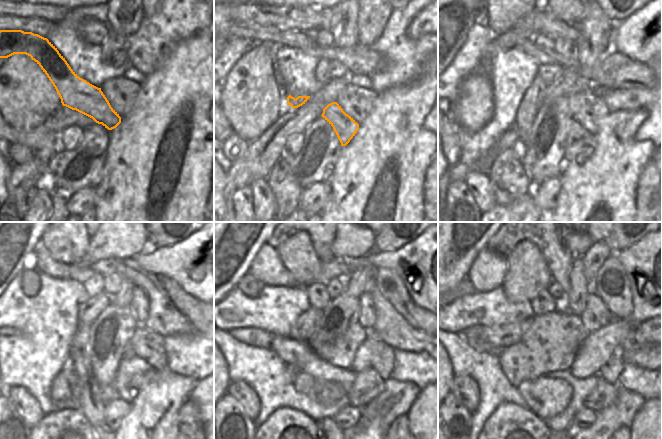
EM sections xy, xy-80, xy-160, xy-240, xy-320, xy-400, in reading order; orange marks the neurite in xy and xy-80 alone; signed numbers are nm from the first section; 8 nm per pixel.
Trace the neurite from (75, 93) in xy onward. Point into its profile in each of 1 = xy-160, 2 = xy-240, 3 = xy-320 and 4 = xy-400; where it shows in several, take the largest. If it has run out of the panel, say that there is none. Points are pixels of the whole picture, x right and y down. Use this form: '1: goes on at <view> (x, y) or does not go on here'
1: goes on at xy-160 (576, 132)
2: goes on at xy-240 (133, 374)
3: goes on at xy-320 (367, 385)
4: goes on at xy-400 (604, 394)

